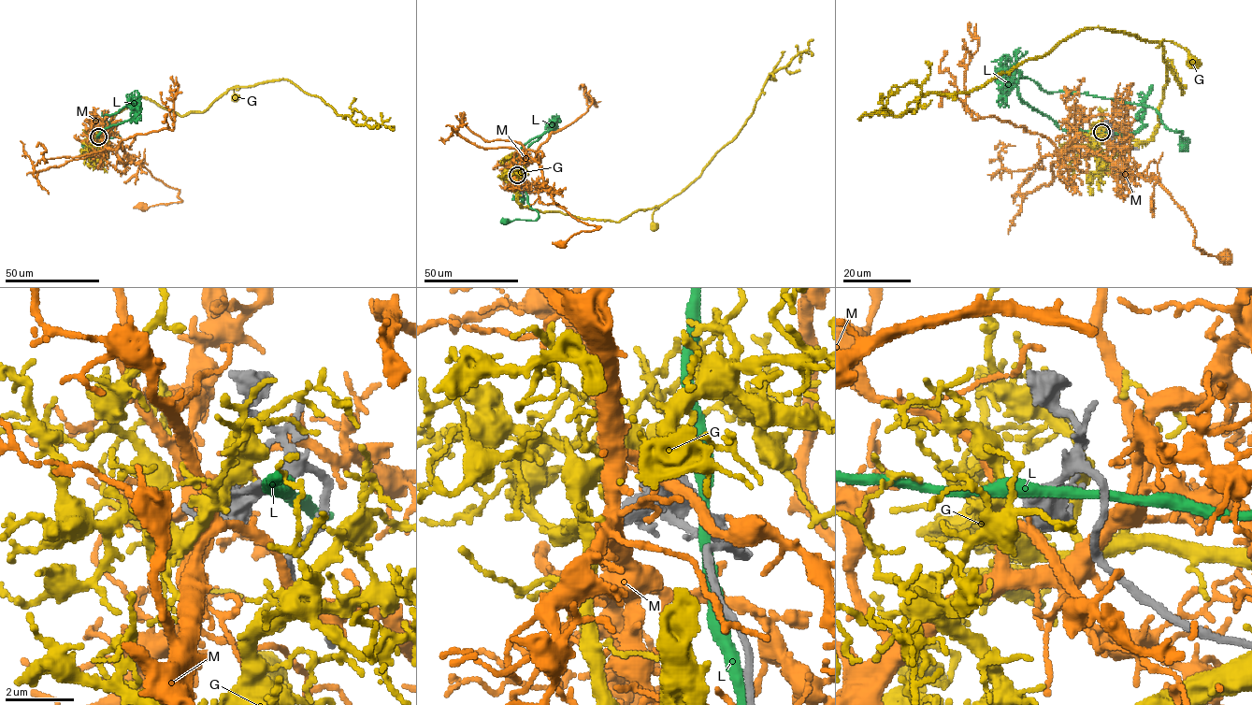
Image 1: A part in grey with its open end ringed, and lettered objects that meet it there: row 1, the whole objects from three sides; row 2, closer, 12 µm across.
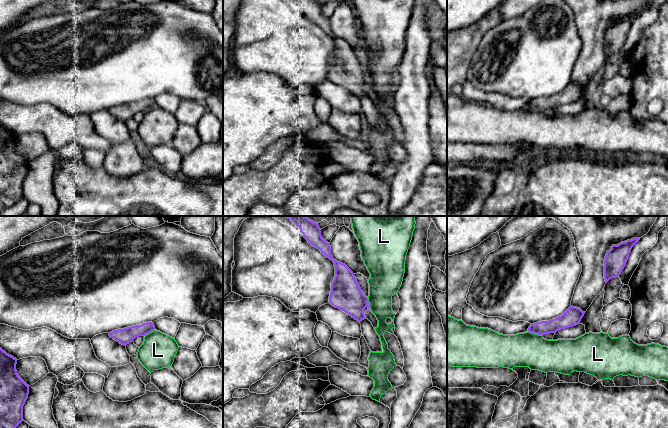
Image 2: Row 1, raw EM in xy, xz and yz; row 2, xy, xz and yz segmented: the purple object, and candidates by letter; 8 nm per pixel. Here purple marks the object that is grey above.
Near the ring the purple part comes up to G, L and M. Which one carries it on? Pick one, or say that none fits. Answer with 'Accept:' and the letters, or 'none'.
Accept: none

